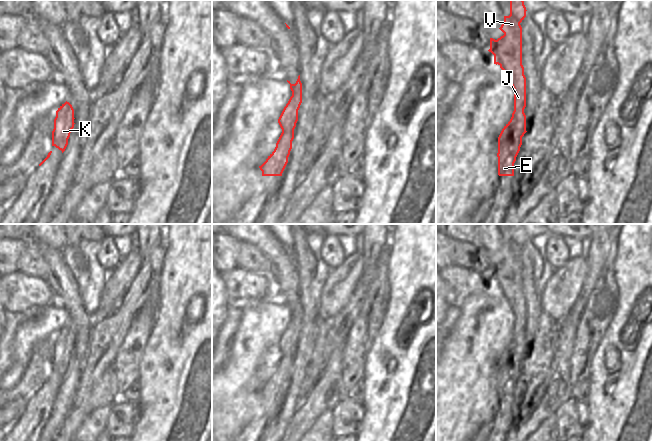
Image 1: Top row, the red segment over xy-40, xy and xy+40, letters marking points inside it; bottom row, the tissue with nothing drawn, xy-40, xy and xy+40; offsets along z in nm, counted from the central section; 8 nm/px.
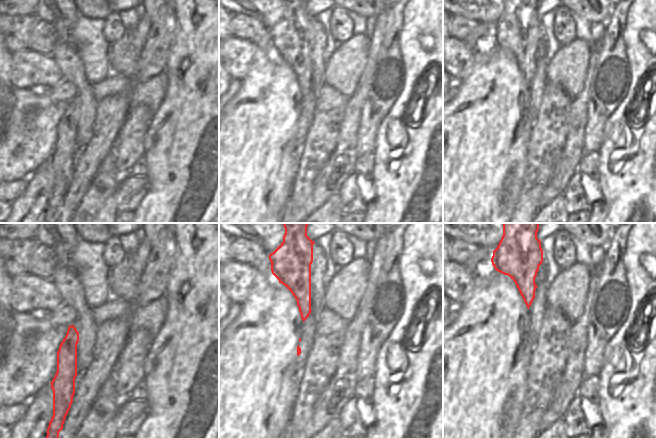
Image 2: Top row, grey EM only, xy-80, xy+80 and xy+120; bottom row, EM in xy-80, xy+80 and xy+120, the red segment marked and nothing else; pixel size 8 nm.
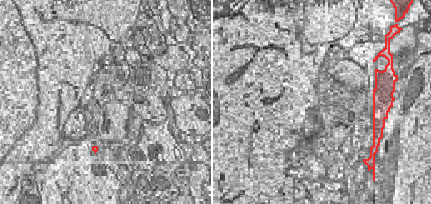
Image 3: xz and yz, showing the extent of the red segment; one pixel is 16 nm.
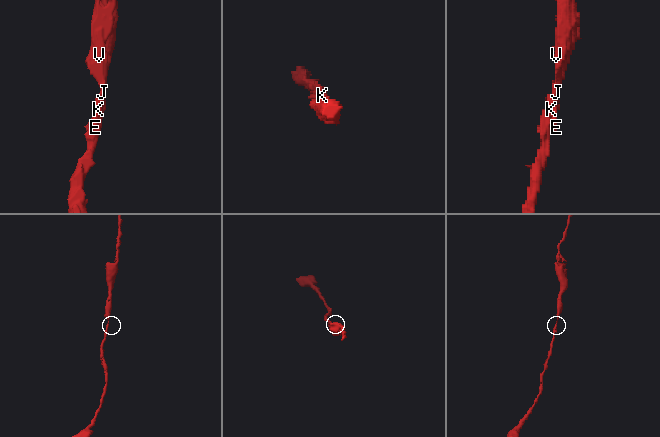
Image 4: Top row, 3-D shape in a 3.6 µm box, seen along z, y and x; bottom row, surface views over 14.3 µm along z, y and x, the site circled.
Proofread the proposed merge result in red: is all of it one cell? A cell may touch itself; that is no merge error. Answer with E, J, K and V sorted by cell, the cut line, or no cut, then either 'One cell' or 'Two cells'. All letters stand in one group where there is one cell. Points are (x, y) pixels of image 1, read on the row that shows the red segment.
Groups: E J K V. No split. One cell.

